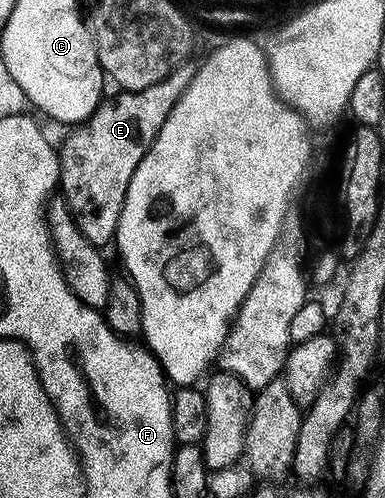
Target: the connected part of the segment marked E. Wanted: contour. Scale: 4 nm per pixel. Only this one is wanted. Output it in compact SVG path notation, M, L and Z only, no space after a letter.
M184 61L174 67L157 85L149 85L149 89L140 91L119 91L115 96L104 98L99 108L85 120L84 123L72 126L63 144L58 144L57 154L59 156L59 187L62 198L67 200L67 208L72 217L77 221L81 233L85 233L87 240L100 249L106 248L114 240L117 221L121 217L123 202L129 189L129 181L141 165L141 157L147 152L151 142L157 137L161 125L169 117L173 105L185 93L185 89L193 81L197 67L191 61Z

